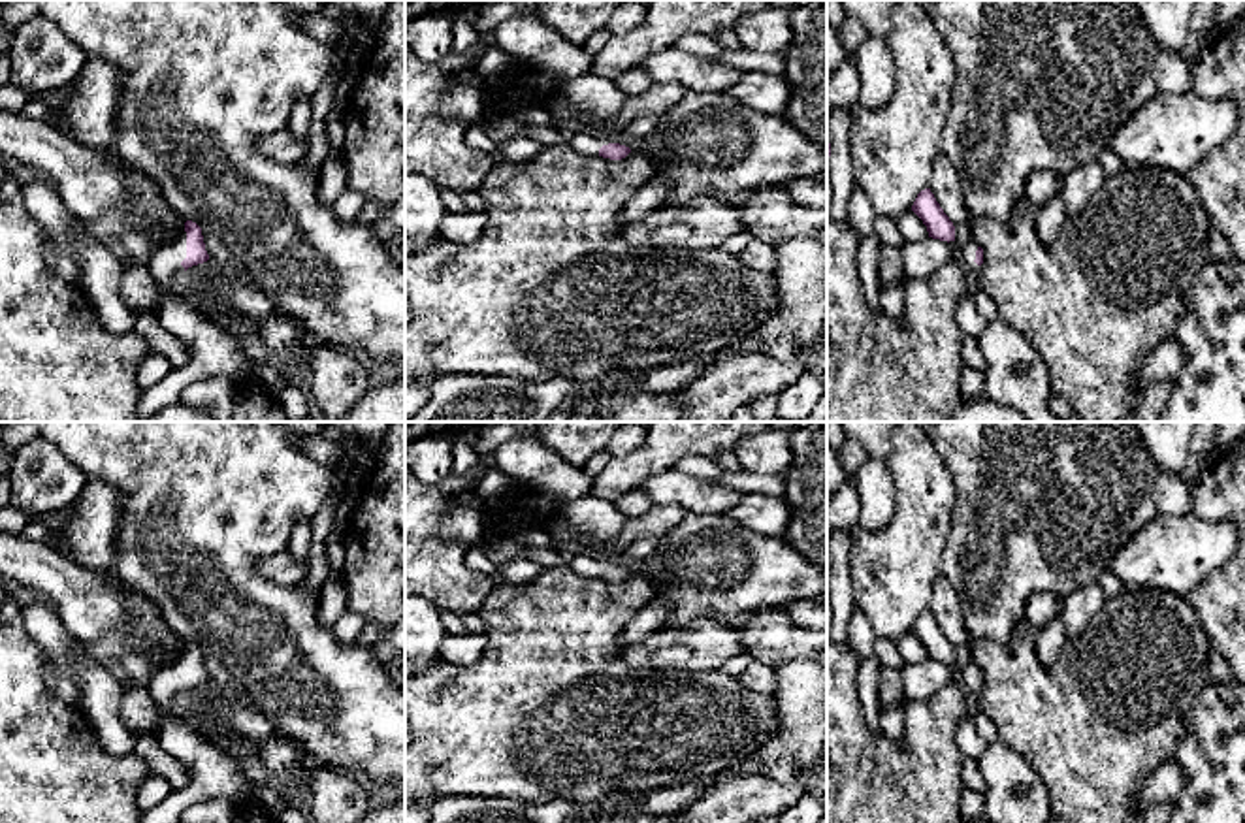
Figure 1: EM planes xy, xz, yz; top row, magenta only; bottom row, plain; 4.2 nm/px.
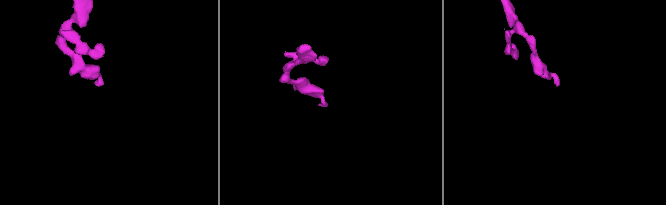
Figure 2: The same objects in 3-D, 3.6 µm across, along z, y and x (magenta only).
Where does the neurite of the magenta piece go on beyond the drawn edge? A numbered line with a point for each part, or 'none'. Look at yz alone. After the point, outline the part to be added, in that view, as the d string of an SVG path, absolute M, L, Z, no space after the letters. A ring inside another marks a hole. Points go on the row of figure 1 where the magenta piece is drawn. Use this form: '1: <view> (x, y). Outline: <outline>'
1: yz (967, 255). Outline: M970 237L970 241L957 250L957 258L961 260L962 267L972 277L972 298L976 301L978 311L987 322L991 322L998 318L998 309L994 301L974 282L974 279L981 271L981 266L974 262L978 247L979 245L974 241L974 237Z

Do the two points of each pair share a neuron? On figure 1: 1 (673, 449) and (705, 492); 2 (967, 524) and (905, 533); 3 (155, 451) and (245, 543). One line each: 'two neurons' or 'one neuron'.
1: two neurons
2: two neurons
3: one neuron

